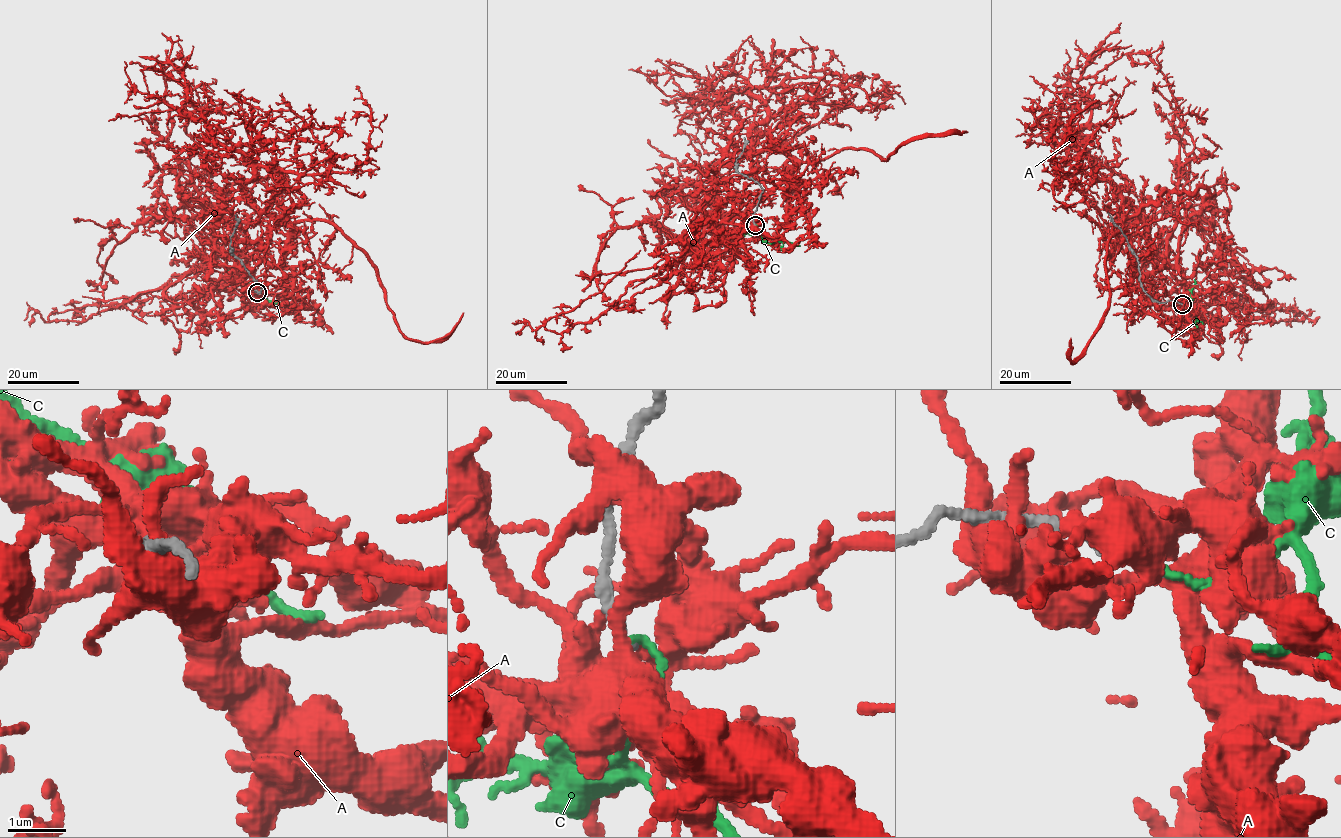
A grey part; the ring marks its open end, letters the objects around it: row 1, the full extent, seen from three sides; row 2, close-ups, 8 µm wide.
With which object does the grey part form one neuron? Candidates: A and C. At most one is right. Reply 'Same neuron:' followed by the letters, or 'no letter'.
Same neuron: no letter

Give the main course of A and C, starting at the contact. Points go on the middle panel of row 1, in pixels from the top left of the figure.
A: (755, 223), (718, 167), (751, 150), (757, 99), (722, 104), (707, 87), (678, 127), (695, 163)
C: (755, 224), (755, 231), (763, 241), (800, 246)

